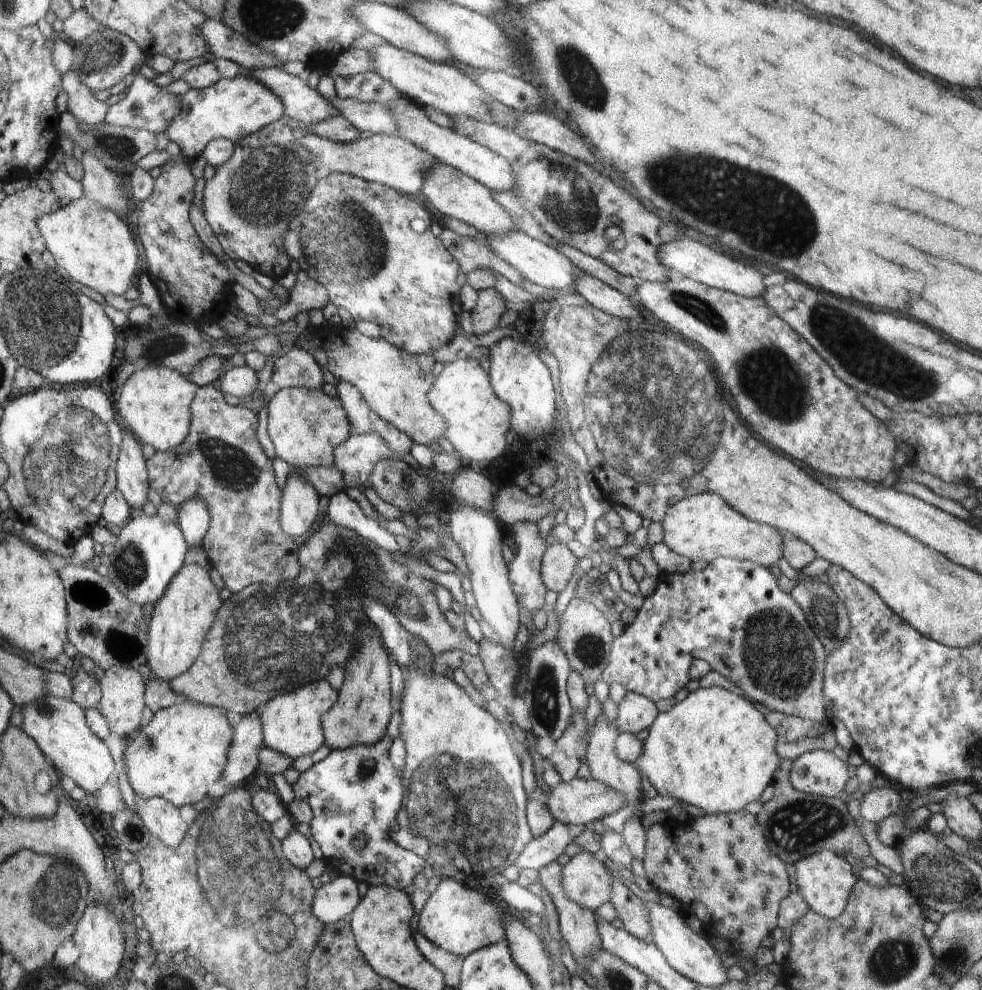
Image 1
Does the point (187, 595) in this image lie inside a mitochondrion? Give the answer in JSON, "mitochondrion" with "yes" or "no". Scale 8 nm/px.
{"mitochondrion":"no"}

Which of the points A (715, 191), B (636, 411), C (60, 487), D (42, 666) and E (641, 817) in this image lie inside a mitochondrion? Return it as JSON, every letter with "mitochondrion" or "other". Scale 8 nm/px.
{"A":"mitochondrion","B":"mitochondrion","C":"mitochondrion","D":"other","E":"other"}

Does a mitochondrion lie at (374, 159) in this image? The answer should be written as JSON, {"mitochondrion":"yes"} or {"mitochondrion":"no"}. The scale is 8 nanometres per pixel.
{"mitochondrion":"no"}

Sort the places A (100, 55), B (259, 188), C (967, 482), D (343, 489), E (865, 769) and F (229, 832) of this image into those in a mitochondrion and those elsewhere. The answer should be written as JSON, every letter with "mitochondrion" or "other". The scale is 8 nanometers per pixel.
{"A":"mitochondrion","B":"mitochondrion","C":"other","D":"other","E":"other","F":"mitochondrion"}

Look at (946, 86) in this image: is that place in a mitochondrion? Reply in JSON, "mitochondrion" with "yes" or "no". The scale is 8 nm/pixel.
{"mitochondrion":"no"}

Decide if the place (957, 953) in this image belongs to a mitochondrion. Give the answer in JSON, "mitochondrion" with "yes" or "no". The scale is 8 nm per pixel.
{"mitochondrion":"yes"}

